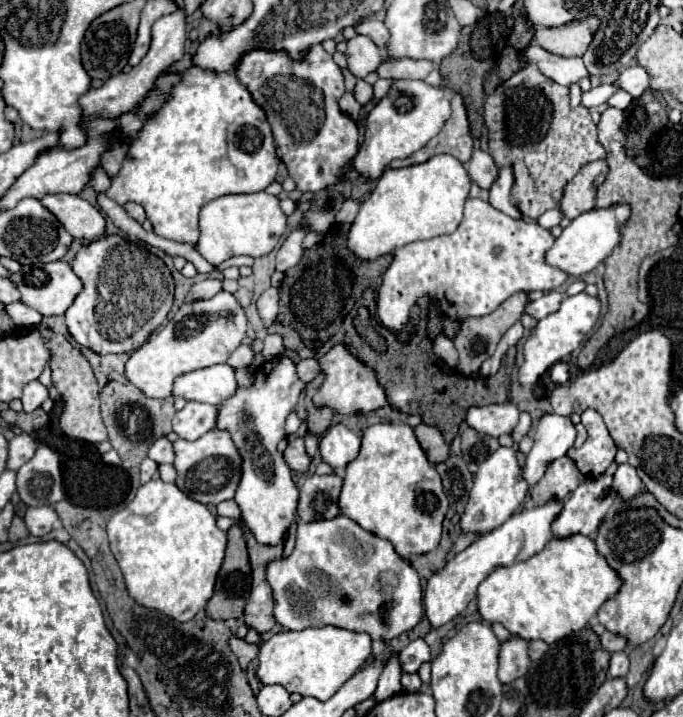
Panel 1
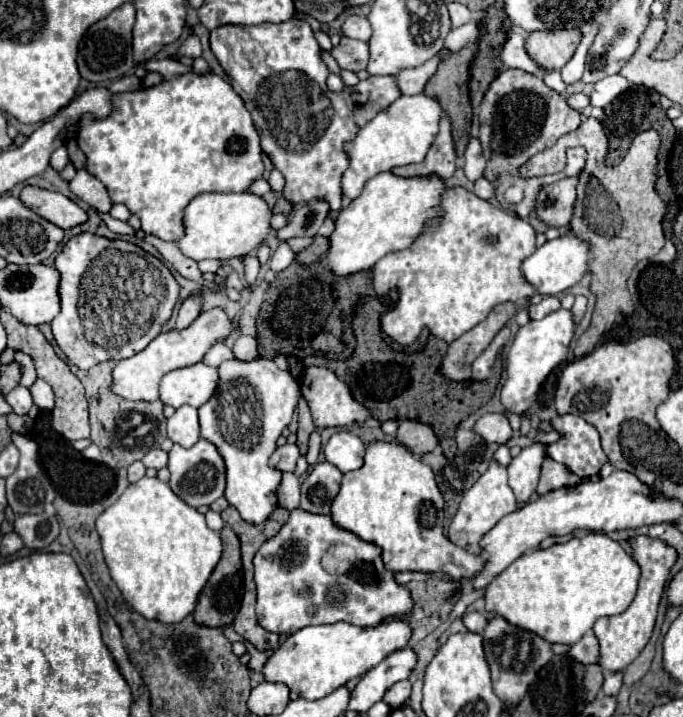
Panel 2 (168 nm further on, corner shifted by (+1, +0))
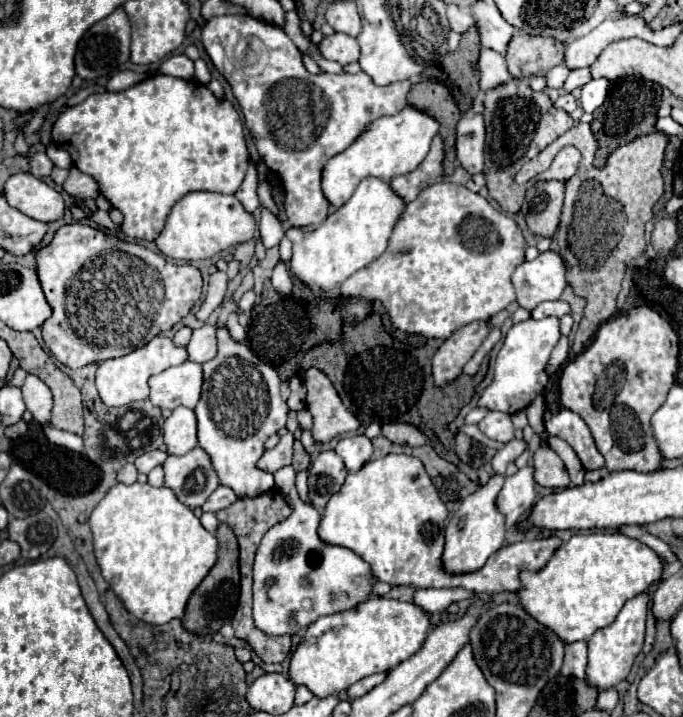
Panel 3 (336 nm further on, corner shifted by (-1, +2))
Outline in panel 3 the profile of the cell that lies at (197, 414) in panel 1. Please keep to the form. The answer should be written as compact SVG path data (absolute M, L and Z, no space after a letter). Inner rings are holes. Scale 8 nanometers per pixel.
M186 406L174 408L170 418L166 418L166 422L164 422L162 434L164 434L164 444L168 448L166 450L168 454L182 456L182 454L190 452L194 446L198 446L194 412Z

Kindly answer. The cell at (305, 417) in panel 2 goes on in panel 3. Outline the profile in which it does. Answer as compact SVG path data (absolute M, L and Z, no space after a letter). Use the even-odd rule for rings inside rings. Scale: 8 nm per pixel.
M296 440L296 442L294 442L292 466L294 466L294 470L296 470L296 472L300 472L300 470L308 470L308 466L310 466L310 456L304 452L304 448L302 448L300 440Z

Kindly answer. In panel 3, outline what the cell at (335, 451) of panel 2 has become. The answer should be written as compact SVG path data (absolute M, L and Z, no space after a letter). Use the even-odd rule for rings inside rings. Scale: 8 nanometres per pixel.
M356 434L356 436L342 438L336 446L336 452L344 460L348 472L358 472L370 460L374 446L366 436Z

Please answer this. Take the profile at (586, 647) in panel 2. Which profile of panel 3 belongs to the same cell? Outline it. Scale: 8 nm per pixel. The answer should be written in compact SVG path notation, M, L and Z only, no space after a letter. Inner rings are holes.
M574 642L566 644L566 656L564 656L564 666L562 666L562 676L574 676L574 678L584 678L586 670L586 642Z

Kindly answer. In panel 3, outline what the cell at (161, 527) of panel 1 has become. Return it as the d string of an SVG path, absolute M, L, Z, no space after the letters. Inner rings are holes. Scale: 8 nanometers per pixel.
M116 484L112 486L104 498L94 506L90 514L92 528L92 544L96 562L102 570L104 580L110 584L112 592L122 600L124 608L146 624L166 624L174 618L184 616L186 602L194 588L204 580L210 568L216 562L216 538L194 516L190 508L186 508L180 500L176 500L170 488L160 486L154 488L150 484Z

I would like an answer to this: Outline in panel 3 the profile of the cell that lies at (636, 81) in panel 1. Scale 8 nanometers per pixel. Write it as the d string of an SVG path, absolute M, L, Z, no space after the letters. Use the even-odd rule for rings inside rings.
M600 78L600 80L590 80L588 84L582 86L582 96L580 96L580 106L584 108L584 112L594 112L596 108L602 106L602 102L606 100L606 92L608 92L608 80Z

